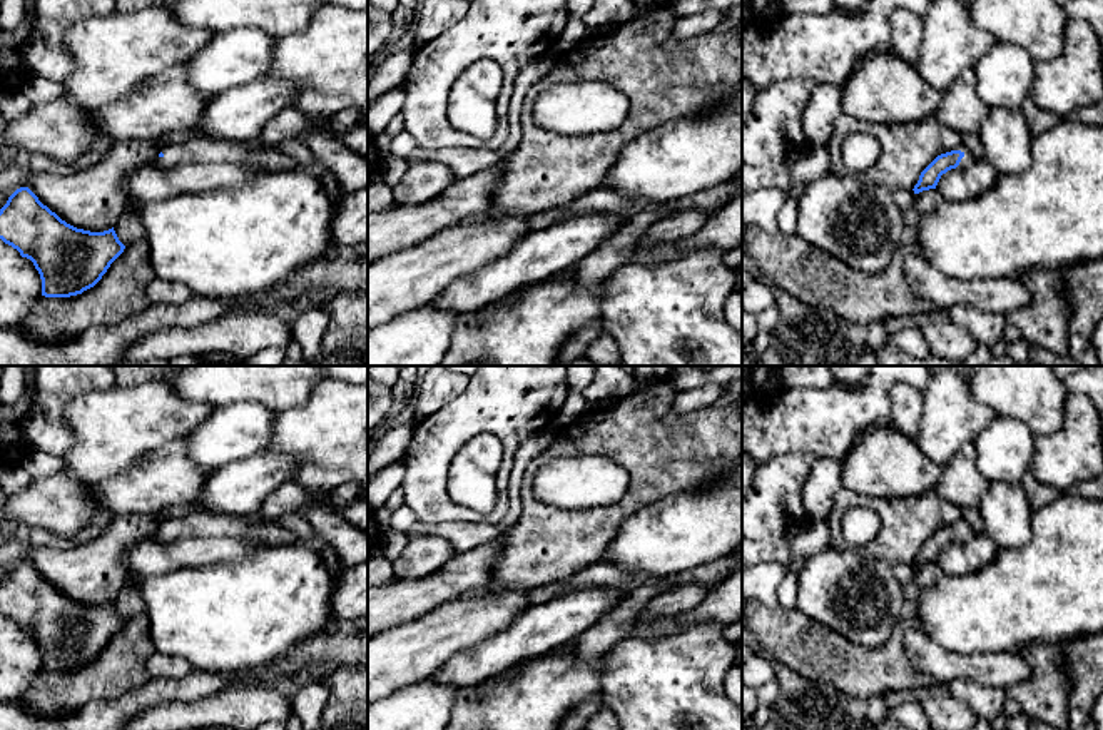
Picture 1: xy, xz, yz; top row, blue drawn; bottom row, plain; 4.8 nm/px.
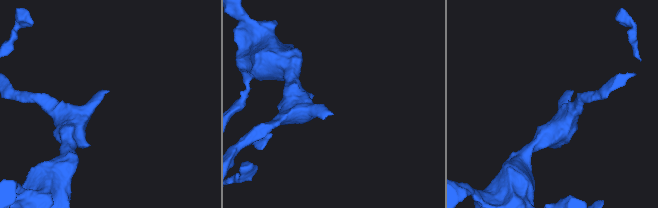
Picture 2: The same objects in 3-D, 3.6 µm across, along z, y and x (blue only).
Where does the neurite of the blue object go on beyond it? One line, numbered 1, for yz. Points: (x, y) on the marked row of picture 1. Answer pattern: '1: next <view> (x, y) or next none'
1: next yz (968, 157)

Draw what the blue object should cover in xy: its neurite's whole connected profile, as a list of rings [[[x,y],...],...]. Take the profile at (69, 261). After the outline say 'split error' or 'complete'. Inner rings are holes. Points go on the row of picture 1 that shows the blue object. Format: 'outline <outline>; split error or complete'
outline [[[28,187],[17,189],[0,209],[0,239],[33,262],[45,297],[70,297],[94,287],[125,249],[114,227],[104,232],[77,229],[43,205]]]; complete

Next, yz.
outline [[[964,145],[956,150],[938,155],[919,175],[917,184],[914,185],[914,194],[923,190],[936,189],[943,174],[951,169],[959,169],[976,160],[976,155]]]; split error

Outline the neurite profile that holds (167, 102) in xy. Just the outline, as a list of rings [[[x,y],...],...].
[[[184,65],[154,75],[119,102],[92,112],[94,124],[112,140],[150,140],[192,130],[209,97],[196,90]]]

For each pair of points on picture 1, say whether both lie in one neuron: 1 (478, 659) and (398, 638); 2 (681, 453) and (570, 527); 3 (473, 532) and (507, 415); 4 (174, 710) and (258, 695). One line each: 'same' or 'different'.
1: different
2: same
3: different
4: same

